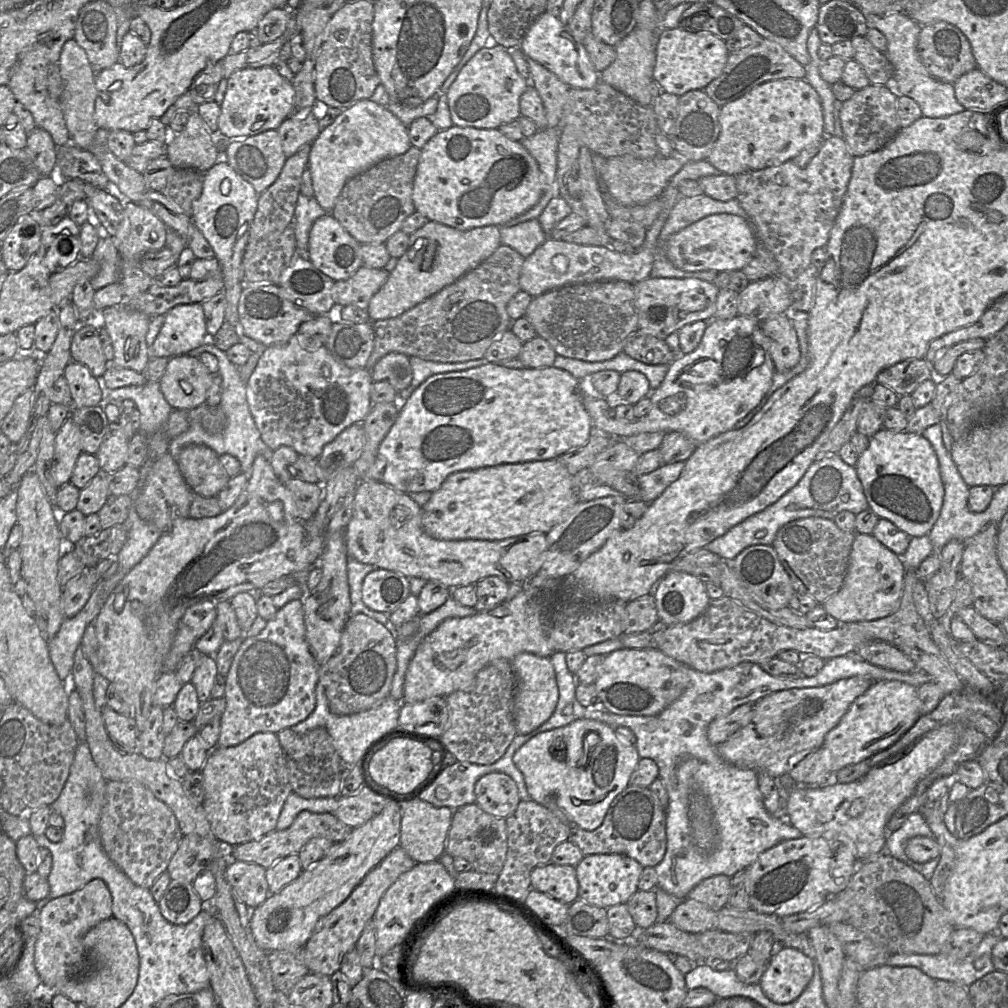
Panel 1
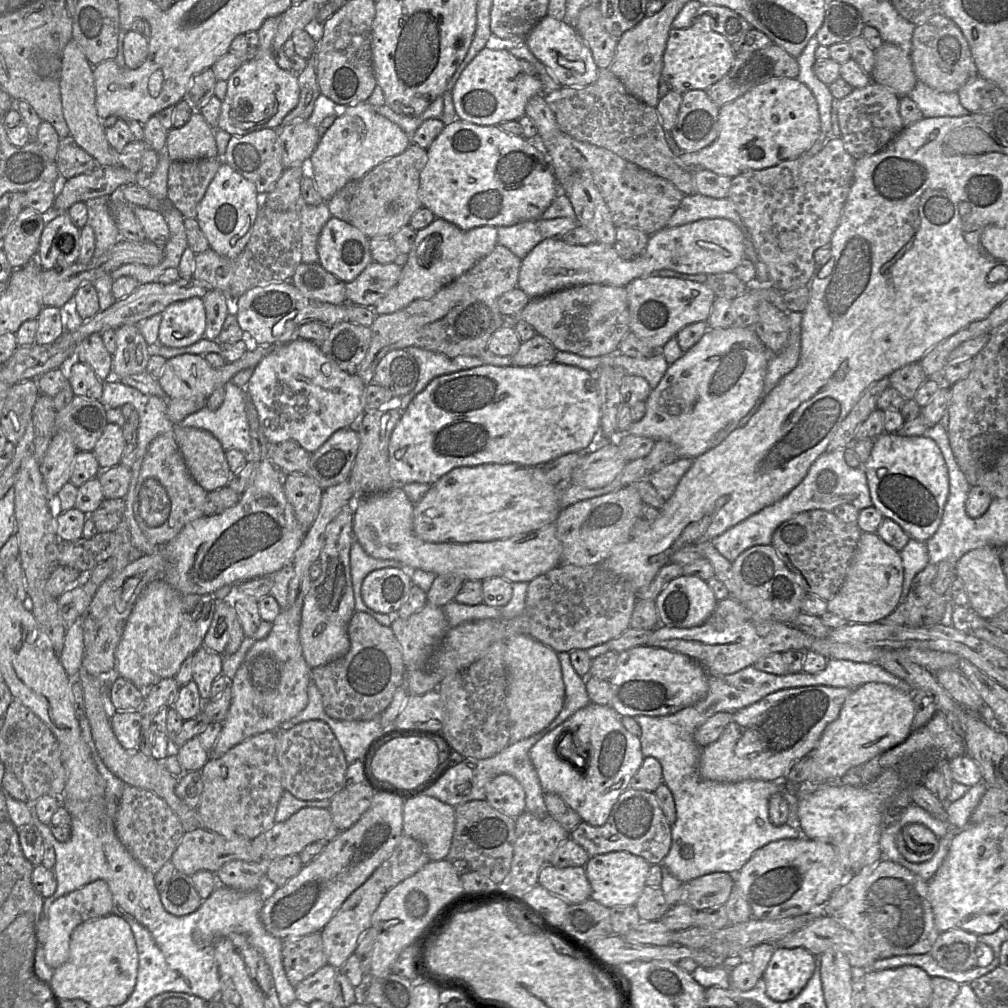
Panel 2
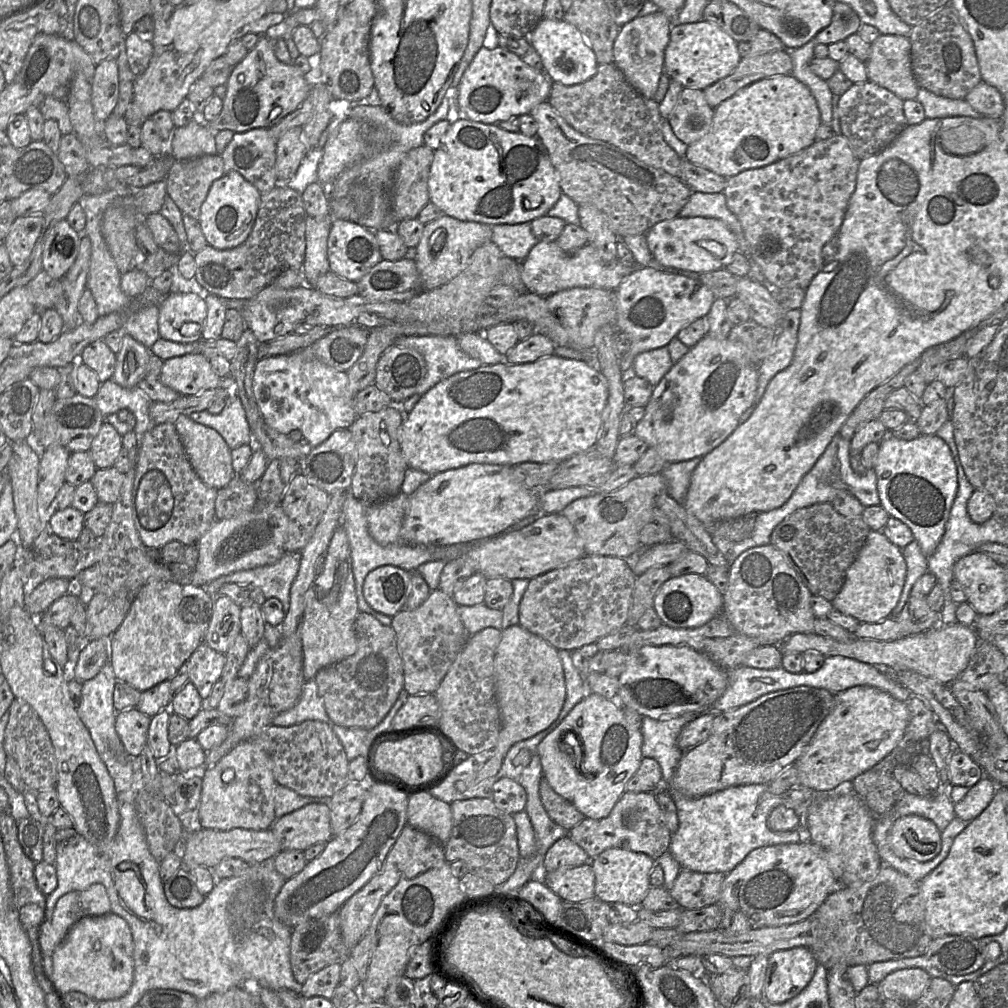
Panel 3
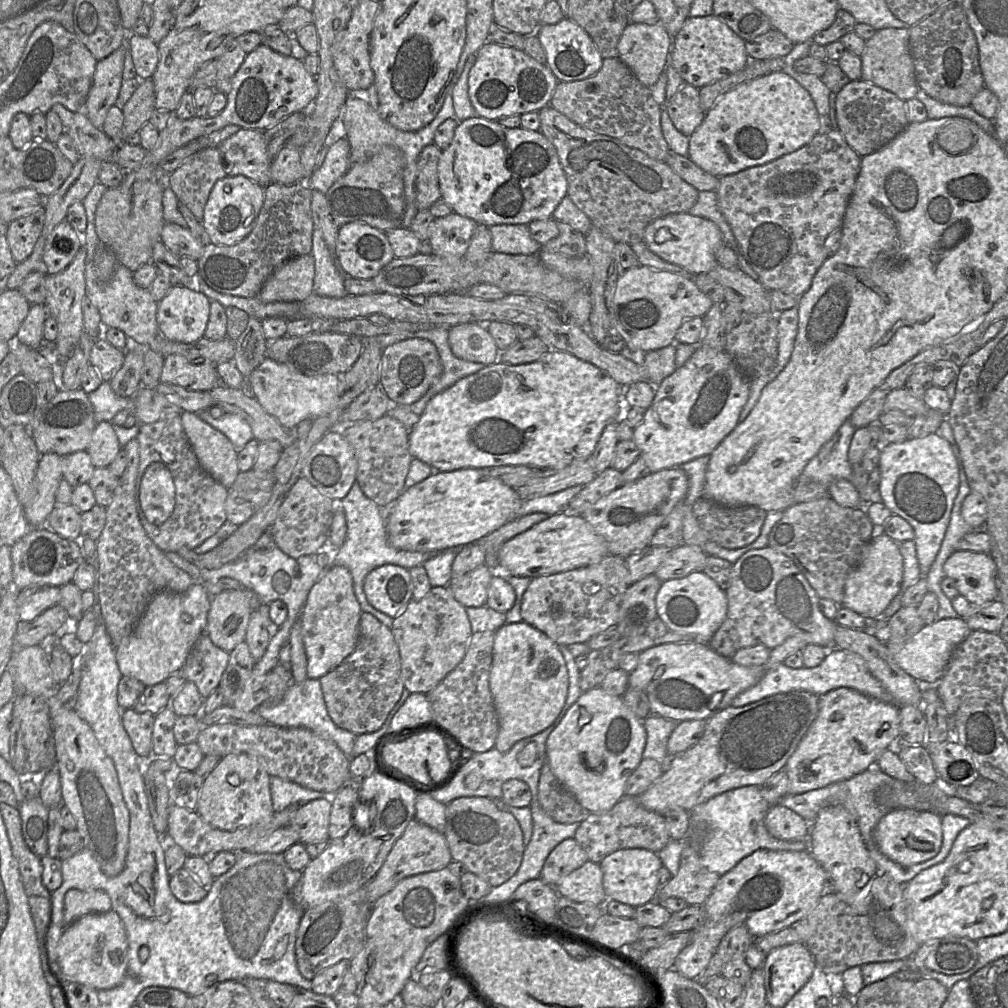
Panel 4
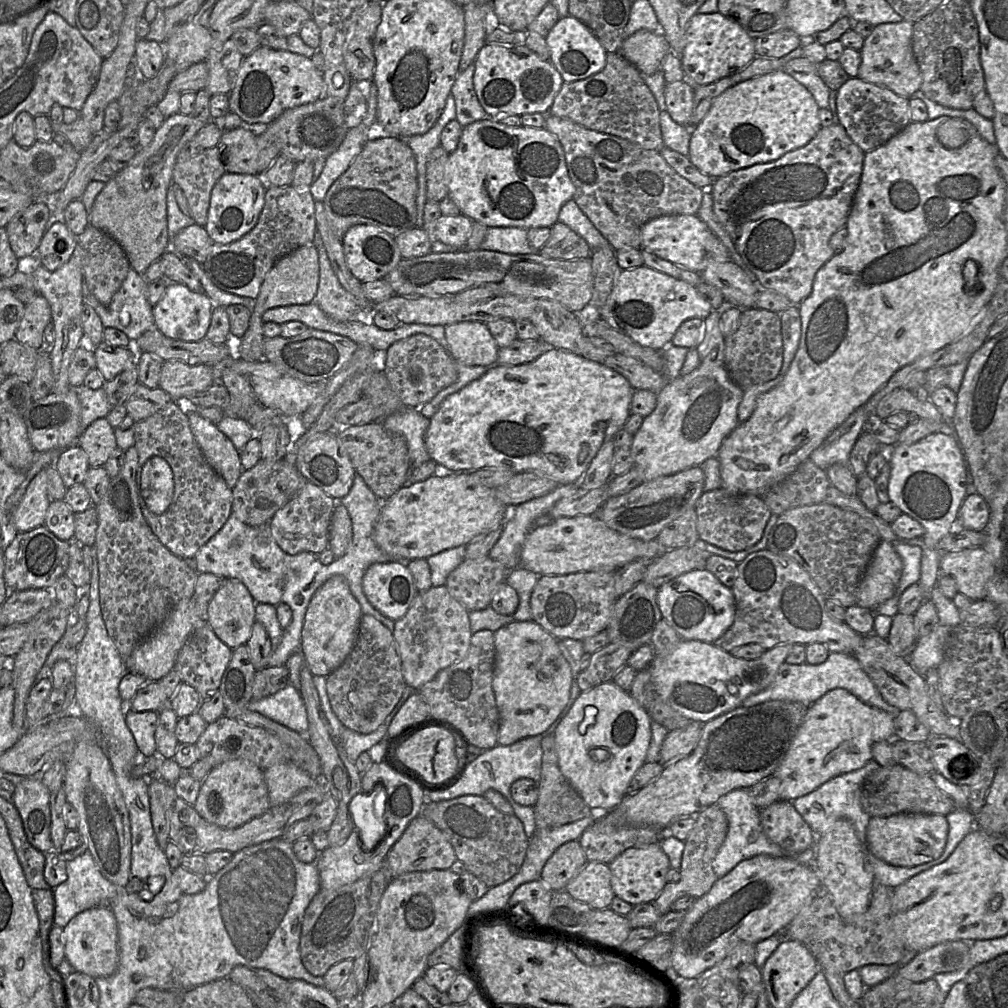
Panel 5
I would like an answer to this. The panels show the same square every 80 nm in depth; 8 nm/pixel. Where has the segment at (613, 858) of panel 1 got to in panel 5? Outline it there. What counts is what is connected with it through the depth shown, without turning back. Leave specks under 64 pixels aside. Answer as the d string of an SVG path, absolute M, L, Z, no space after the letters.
M659 843L626 849L608 866L614 895L632 906L652 903L664 888L666 884L665 875L670 869L669 859Z

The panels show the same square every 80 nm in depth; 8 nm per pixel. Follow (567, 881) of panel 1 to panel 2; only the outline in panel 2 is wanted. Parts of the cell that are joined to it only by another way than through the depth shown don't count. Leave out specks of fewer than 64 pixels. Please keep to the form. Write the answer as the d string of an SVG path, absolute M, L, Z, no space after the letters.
M546 865L539 872L538 885L562 898L568 905L582 903L591 896L584 867Z

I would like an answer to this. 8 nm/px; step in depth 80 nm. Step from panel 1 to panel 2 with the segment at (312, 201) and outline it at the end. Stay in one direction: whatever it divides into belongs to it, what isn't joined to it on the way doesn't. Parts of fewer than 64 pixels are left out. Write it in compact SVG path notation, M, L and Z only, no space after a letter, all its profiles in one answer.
M301 202L299 205L301 221L302 262L319 263L317 250L318 239L322 228L332 217L327 202L310 205Z

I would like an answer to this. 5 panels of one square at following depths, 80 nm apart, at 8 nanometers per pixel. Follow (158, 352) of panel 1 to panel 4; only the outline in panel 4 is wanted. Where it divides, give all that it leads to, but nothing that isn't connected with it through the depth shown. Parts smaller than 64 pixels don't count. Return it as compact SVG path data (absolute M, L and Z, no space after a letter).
M173 285L158 302L160 334L181 343L196 342L204 336L211 300L193 285Z

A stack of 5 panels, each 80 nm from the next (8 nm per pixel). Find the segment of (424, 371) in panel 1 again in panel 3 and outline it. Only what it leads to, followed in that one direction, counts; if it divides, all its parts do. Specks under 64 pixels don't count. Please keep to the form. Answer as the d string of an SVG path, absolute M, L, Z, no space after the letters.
M404 336L397 339L394 342L394 345L403 348L410 348L416 350L422 355L426 365L426 375L420 386L418 387L415 394L410 396L408 399L402 403L397 403L396 405L401 404L402 409L405 412L410 412L416 403L419 401L422 395L424 395L429 389L435 386L438 382L449 378L450 376L468 370L474 370L479 368L483 364L475 358L470 357L466 354L458 345L457 337L455 336Z

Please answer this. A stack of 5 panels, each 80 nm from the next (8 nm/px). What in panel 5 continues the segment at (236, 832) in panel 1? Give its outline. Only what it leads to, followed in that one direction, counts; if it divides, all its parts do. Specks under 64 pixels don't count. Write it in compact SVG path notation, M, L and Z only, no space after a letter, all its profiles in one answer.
M245 759L229 760L215 766L202 781L193 807L201 817L216 826L242 826L271 808L263 770Z

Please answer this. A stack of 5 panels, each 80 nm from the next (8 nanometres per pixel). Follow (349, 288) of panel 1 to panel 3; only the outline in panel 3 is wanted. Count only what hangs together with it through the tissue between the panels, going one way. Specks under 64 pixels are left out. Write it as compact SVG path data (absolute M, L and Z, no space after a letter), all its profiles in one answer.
M407 258L381 260L357 281L357 286L357 295L379 302L405 302L422 291L416 262Z

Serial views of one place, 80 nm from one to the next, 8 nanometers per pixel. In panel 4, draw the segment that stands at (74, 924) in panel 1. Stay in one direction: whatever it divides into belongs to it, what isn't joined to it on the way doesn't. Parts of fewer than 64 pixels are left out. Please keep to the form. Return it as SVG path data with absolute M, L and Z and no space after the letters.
M70 889L64 897L63 927L91 913L106 913L111 910L111 900L103 890L80 891Z

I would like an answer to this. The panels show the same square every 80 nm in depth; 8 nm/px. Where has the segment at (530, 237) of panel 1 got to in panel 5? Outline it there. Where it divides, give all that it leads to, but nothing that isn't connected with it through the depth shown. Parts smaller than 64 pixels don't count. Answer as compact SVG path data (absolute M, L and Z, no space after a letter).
M488 227L480 249L507 254L528 254L534 251L527 240L527 230L518 227Z

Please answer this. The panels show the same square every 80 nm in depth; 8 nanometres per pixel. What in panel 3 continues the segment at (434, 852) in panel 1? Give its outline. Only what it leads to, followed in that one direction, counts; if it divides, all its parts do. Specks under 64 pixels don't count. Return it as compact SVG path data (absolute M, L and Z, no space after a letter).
M429 792L416 793L408 800L406 825L429 834L445 845L452 830L451 806Z

